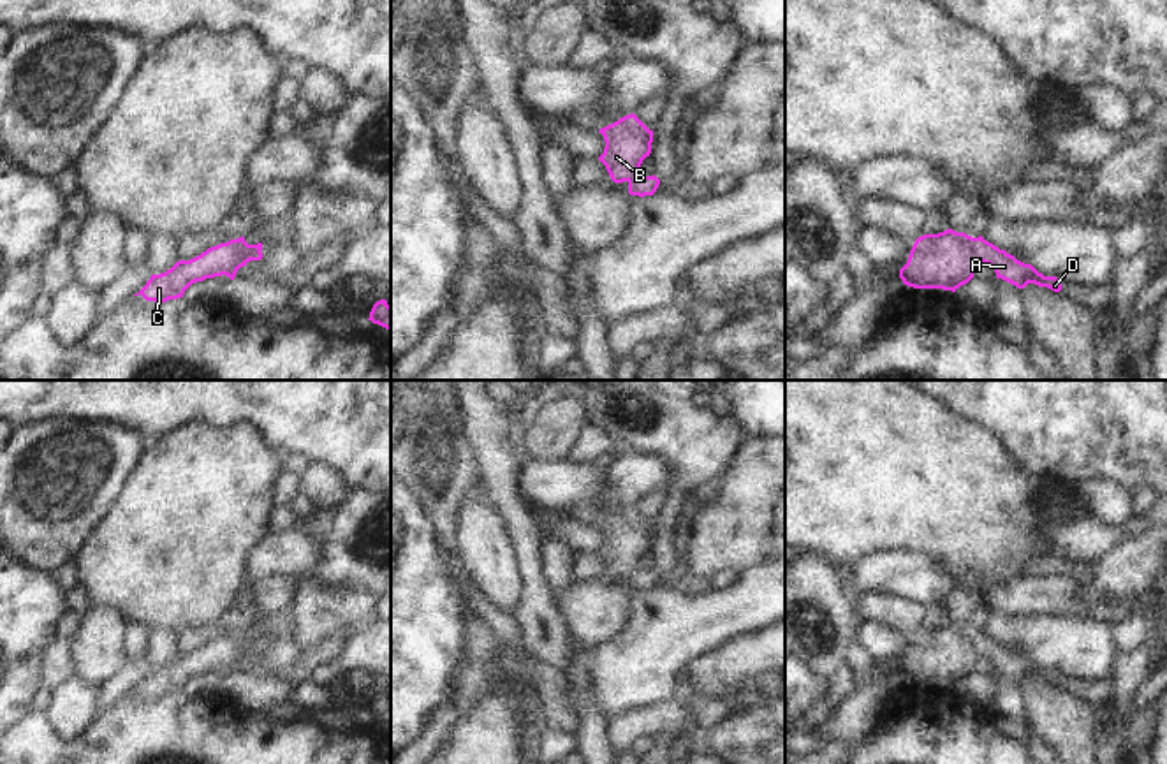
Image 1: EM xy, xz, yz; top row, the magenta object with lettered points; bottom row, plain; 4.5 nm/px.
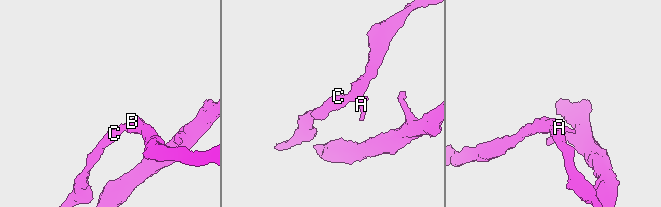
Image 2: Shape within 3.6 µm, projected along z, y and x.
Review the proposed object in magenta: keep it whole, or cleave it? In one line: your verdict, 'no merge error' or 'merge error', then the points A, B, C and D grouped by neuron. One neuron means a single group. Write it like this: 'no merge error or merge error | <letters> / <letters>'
merge error | A D / B C

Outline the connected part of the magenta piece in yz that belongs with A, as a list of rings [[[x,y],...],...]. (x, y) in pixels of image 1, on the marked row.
[[[982,236],[975,238],[975,253],[979,262],[989,264],[996,278],[1002,278],[1017,289],[1024,289],[1028,283],[1047,287],[1054,292],[1061,290],[1061,280],[1056,276],[1044,276],[1031,264],[1017,261],[1014,255],[1000,250]]]

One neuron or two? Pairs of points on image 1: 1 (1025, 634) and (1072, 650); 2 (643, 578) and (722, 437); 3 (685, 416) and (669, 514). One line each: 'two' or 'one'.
1: one
2: one
3: one

